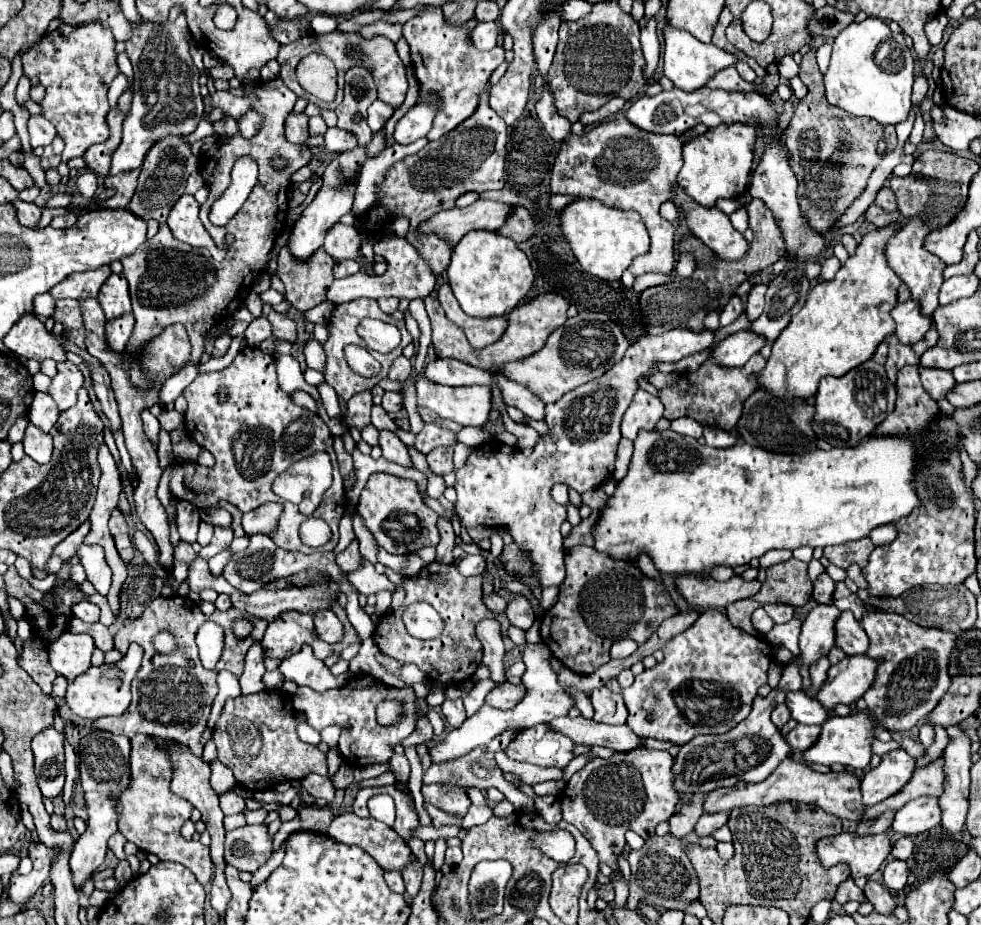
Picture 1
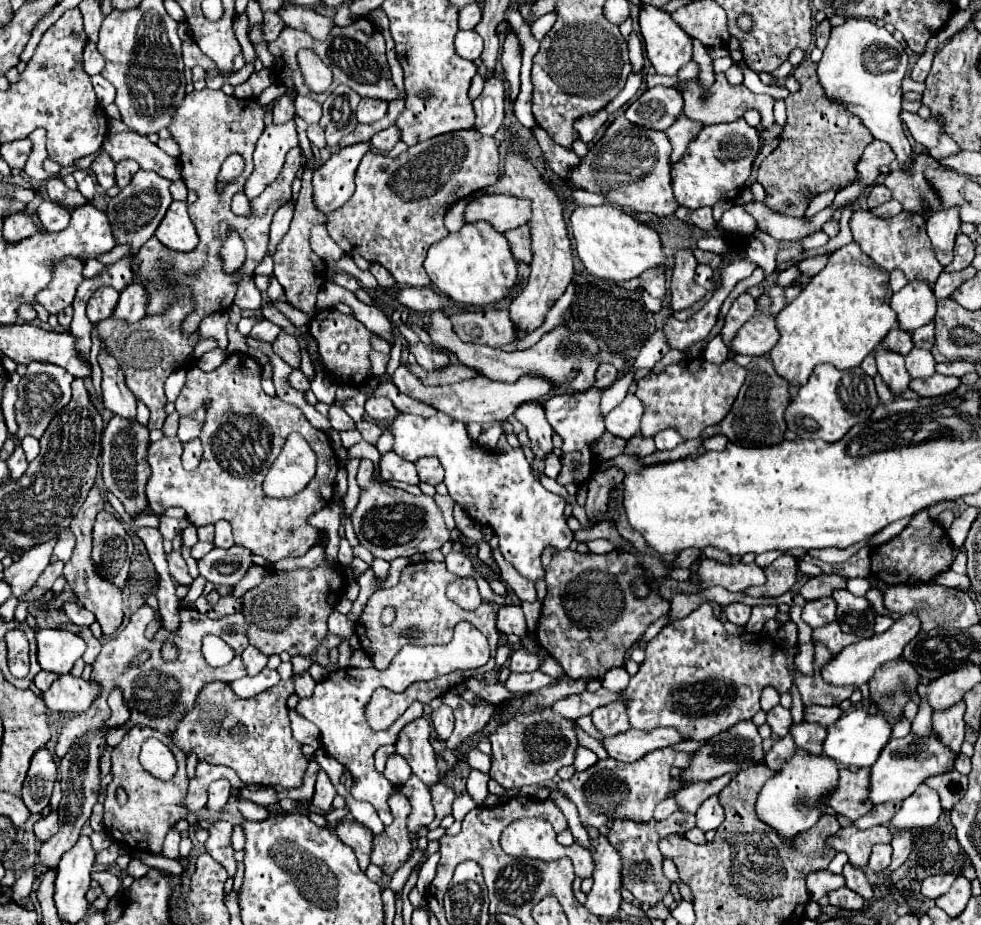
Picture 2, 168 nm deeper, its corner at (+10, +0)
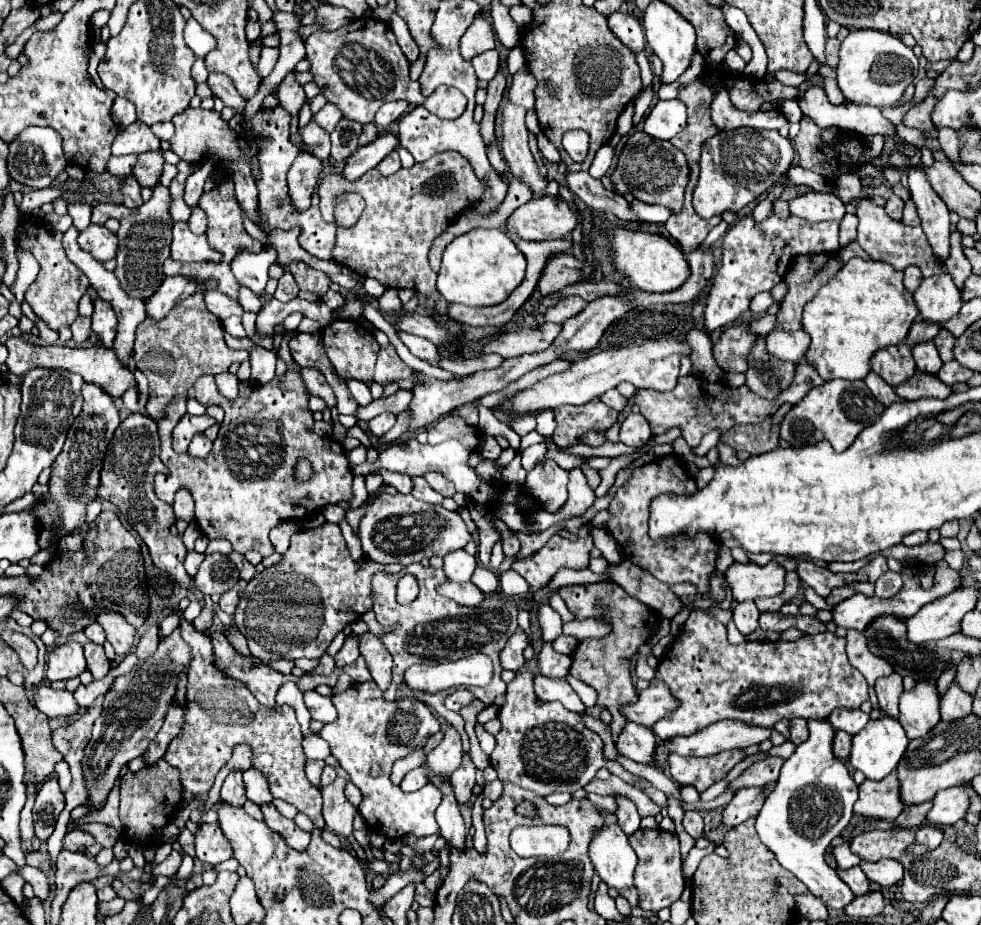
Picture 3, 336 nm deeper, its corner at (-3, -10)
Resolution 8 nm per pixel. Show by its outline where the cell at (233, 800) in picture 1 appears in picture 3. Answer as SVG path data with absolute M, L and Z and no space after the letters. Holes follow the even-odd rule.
M241 769L237 771L231 771L223 783L223 789L221 789L221 799L225 803L231 803L235 807L243 807L243 803L247 801L245 797L245 787L243 787L243 779L241 779Z

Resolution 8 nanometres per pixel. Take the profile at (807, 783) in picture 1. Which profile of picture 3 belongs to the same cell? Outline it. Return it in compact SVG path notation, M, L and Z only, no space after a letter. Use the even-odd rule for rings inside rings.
M895 773L881 781L865 779L859 785L859 799L855 803L855 813L875 819L895 819L905 809L899 799L899 779Z

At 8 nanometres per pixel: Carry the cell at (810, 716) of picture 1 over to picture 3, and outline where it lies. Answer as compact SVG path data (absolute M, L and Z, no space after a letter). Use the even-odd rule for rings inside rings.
M861 709L859 711L833 711L829 717L829 723L835 729L847 731L851 735L859 733L867 725L867 721L869 721L869 713L863 713Z

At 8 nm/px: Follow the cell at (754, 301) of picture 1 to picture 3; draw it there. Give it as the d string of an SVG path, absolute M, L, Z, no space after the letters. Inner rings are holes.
M735 323L719 337L717 343L713 343L713 359L725 373L747 371L747 355L757 339L747 329L749 329L747 323Z

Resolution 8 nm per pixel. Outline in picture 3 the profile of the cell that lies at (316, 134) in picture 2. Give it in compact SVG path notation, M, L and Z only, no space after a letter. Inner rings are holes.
M313 119L305 127L297 129L297 135L301 137L301 141L305 145L303 151L315 155L317 159L329 159L329 151L331 151L329 133L323 131L323 127L319 127Z

